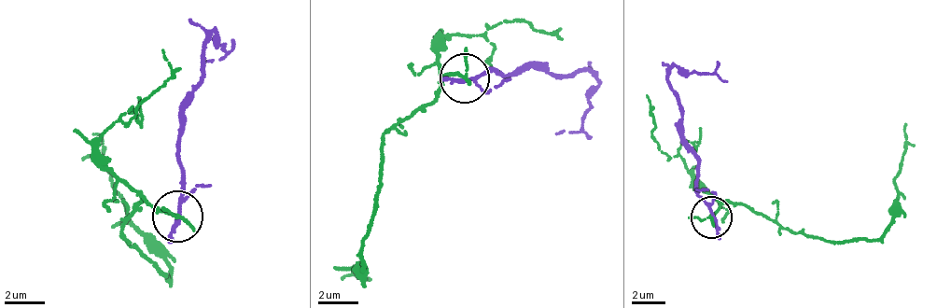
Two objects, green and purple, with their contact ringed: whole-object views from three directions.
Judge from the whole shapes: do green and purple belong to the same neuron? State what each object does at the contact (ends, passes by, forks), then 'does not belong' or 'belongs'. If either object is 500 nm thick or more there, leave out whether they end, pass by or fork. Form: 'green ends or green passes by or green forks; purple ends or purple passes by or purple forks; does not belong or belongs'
green passes by; purple forks; does not belong

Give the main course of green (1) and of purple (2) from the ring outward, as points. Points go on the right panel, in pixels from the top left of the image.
1: (712, 217), (724, 203), (747, 205), (781, 228), (829, 243), (873, 240), (890, 224), (898, 202), (906, 126)
2: (712, 217), (669, 74), (714, 71), (727, 82)

